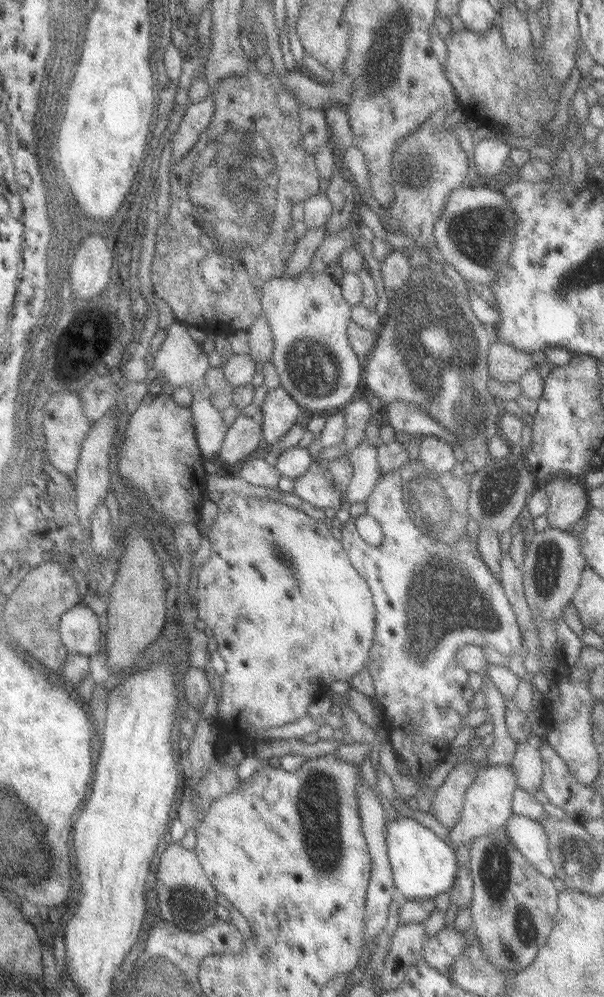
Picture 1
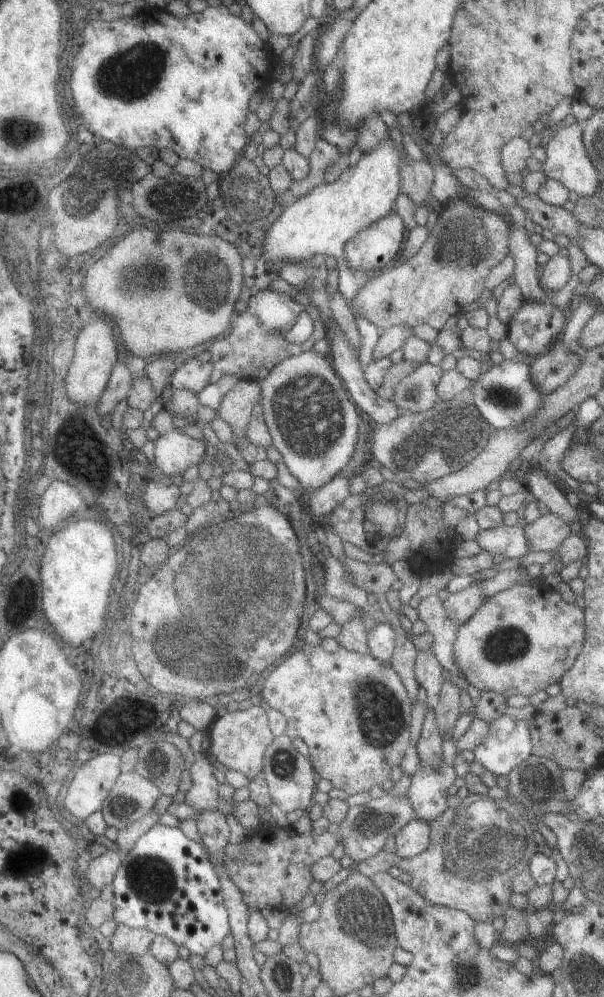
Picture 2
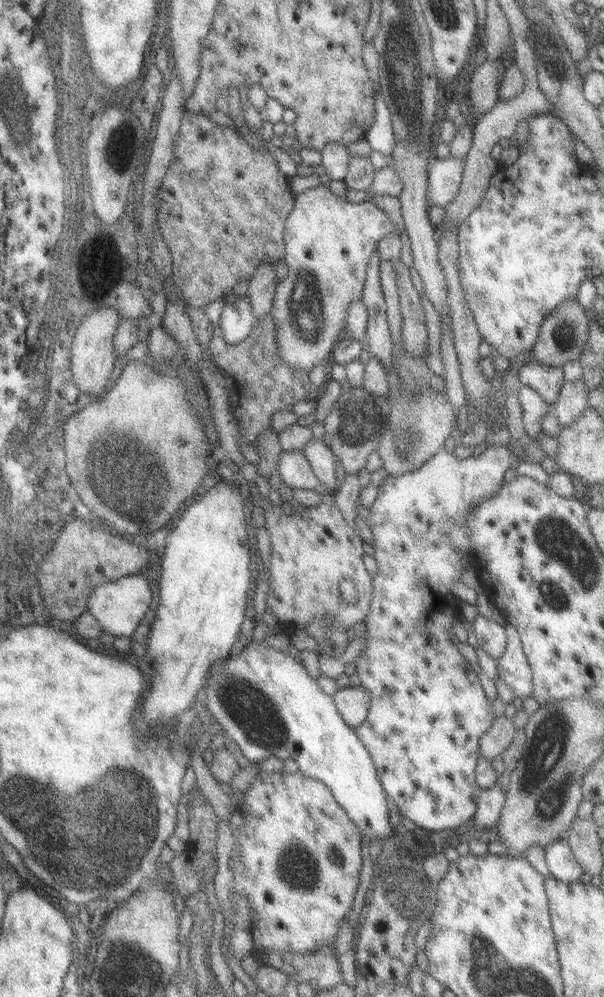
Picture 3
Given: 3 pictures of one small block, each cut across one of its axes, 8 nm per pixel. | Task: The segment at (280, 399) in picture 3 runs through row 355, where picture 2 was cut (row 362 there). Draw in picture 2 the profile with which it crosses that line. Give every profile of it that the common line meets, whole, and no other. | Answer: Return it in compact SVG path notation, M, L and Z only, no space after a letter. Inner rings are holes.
M270 288L257 291L247 298L245 310L234 318L227 332L223 336L214 338L208 347L212 371L207 380L209 383L214 383L223 374L227 374L238 379L259 381L265 378L269 370L278 362L300 352L307 352L315 342L325 338L327 338L326 330L313 304L299 304L292 299L292 296ZM301 312L306 312L310 316L312 333L304 342L288 343L283 339L283 334L293 326Z

